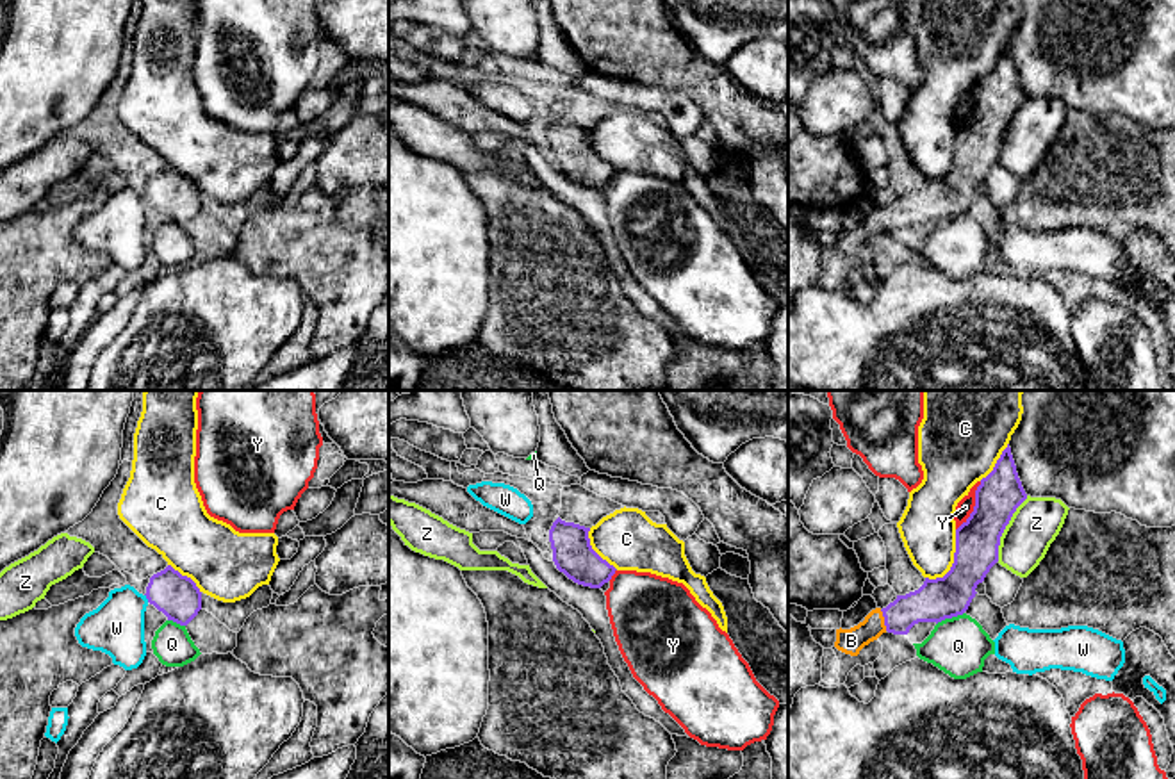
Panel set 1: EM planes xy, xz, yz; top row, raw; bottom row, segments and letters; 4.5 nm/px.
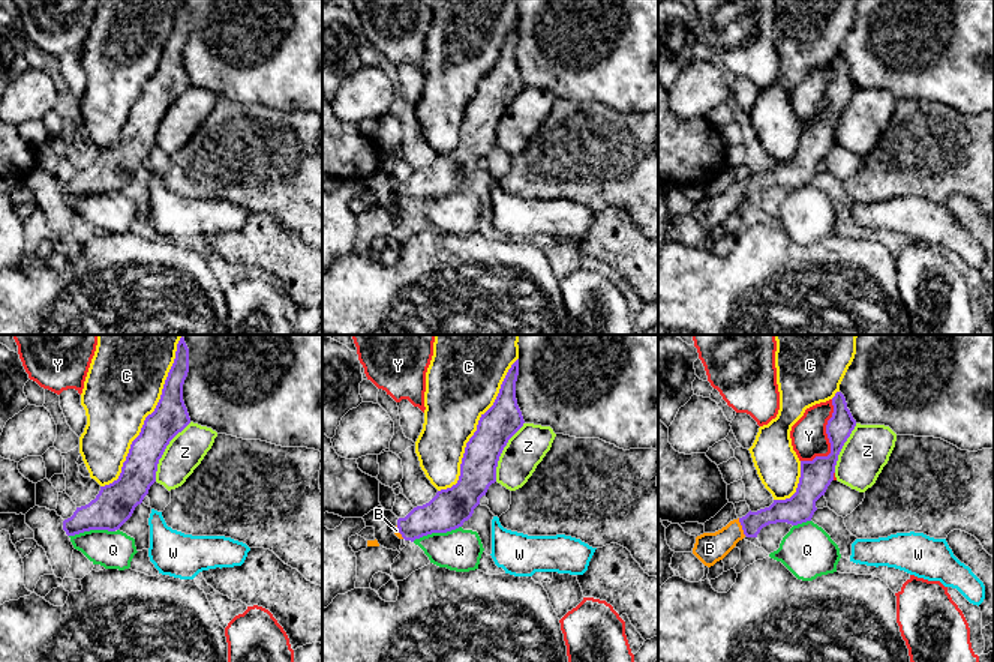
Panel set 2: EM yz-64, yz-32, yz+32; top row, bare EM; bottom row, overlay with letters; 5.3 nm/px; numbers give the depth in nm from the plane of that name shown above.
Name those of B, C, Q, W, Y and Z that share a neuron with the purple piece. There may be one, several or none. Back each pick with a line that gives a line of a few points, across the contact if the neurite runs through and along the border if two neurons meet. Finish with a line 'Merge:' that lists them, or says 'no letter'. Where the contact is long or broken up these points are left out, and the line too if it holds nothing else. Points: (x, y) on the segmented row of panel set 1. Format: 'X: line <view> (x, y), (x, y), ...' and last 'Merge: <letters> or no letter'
B: line yz (935, 601), (885, 621), (851, 640)
Merge: B

